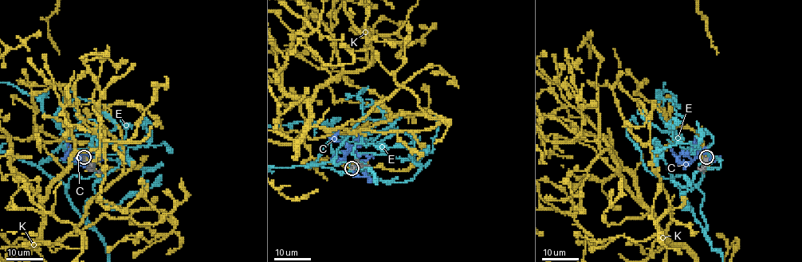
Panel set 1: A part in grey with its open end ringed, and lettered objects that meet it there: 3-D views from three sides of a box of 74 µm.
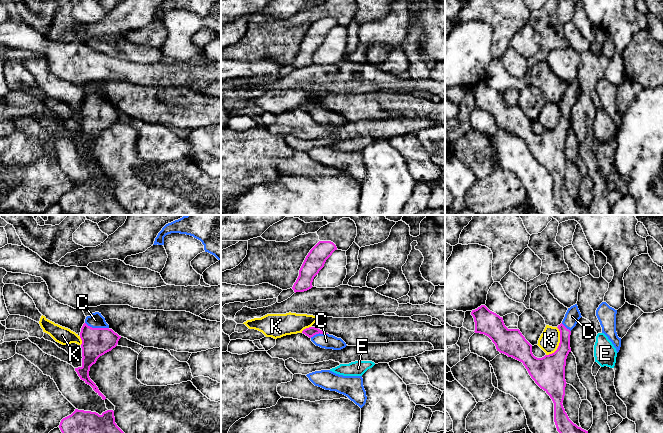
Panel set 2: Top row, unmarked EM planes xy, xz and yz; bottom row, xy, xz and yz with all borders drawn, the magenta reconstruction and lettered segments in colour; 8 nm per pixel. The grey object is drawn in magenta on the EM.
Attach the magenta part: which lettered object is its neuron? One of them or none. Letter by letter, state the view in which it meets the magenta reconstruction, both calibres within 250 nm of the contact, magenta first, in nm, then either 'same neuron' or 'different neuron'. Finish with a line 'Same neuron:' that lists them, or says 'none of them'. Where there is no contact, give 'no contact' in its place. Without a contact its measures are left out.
C: meets magenta in xy; 220 nm thick on the magenta side, 120 nm on the other; same neuron
E: no contact; different neuron
K: meets magenta in yz; 260 nm thick on the magenta side, 160 nm on the other; different neuron
Same neuron: C

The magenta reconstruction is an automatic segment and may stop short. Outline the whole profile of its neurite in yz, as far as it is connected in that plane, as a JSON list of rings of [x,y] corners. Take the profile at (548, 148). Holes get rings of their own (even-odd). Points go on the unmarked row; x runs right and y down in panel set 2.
[[[577,80],[568,84],[558,105],[560,119],[557,126],[542,134],[532,129],[532,121],[519,105],[508,105],[503,94],[490,87],[485,81],[472,86],[475,109],[488,112],[497,127],[523,139],[531,154],[543,165],[554,179],[554,198],[563,215],[590,215],[588,207],[578,203],[568,193],[563,183],[565,172],[565,142],[571,128],[570,111],[582,93]]]

